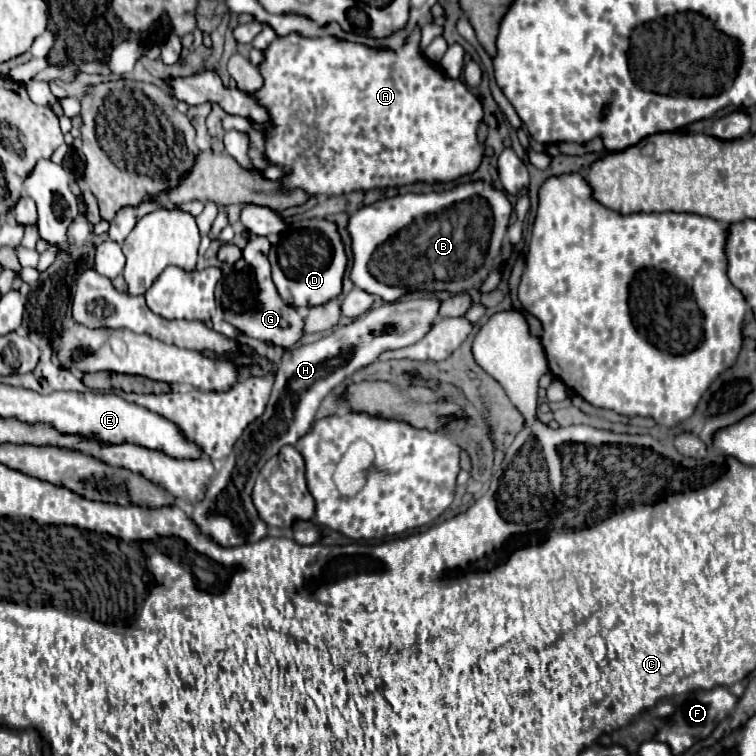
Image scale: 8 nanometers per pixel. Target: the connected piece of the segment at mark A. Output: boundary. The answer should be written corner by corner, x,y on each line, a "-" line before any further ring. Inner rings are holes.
419,28
405,40
403,48
399,52
391,52
391,50
373,50
367,48
363,44
353,44
353,42
343,42
337,38
301,38
297,34
285,36
285,38
275,38
273,44
263,52
265,54
265,62
261,64
259,72
263,74
263,88
255,94
255,98
259,100
259,104
263,104
269,114
271,114
271,122
267,124
255,124
253,126
265,134
265,146
267,146
267,158
271,164
279,164
285,170
283,176
283,186
285,188
303,188
309,194
325,194
325,196
341,196
341,194
349,194
353,190
371,190
371,188
391,188
391,186
407,186
407,184
415,184
415,182
427,182
427,184
435,184
435,182
453,182
461,176
473,174
481,160
483,160
483,146
477,142
477,126
483,118
483,108
481,102
467,90
467,86
459,80
449,80
445,78
445,74
431,62
427,62
423,58
423,54
419,52
-
321,128
321,136
317,136
317,140
311,138
311,130

